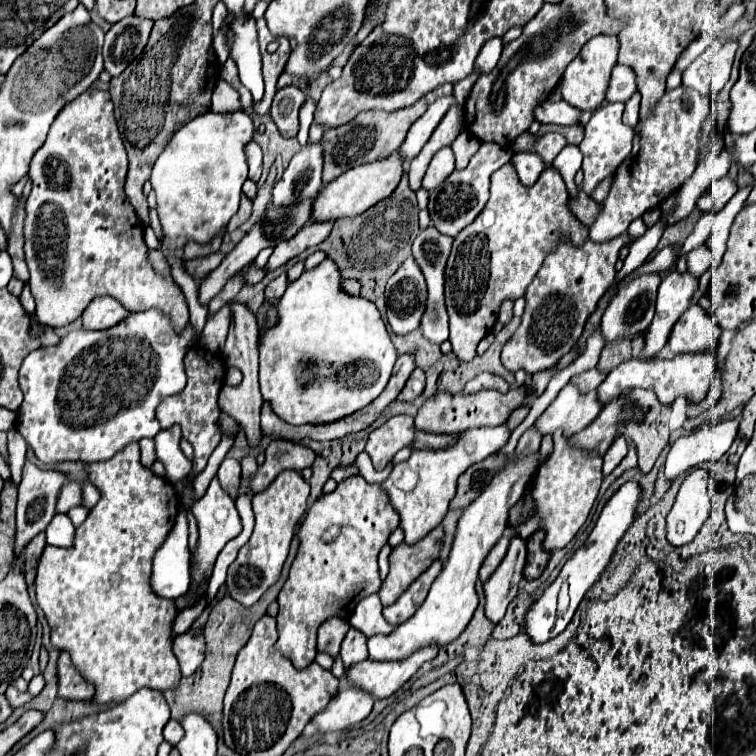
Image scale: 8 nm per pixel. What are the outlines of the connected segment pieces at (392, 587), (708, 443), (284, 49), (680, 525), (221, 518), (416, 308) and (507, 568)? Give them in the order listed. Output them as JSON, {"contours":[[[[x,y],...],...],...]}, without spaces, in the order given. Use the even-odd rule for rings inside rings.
{"contours":[[[[439,525],[415,545],[401,543],[391,551],[389,575],[379,591],[383,607],[399,599],[399,593],[403,593],[403,589],[407,589],[407,585],[411,585],[411,581],[415,581],[415,577],[419,577],[419,573],[423,573],[423,569],[427,569],[427,565],[431,565],[435,557],[439,557],[441,543],[443,543],[443,527]]],[[[735,417],[719,423],[705,423],[695,433],[677,439],[667,453],[665,479],[673,481],[677,475],[683,475],[693,465],[721,459],[735,441],[737,429],[739,419]]],[[[265,25],[263,35],[259,35],[259,48],[262,58],[262,74],[263,79],[265,79],[265,95],[263,95],[263,101],[259,105],[255,105],[255,111],[259,115],[265,115],[265,113],[269,113],[269,107],[271,107],[271,101],[273,101],[273,95],[275,95],[275,83],[277,83],[279,75],[283,73],[283,67],[285,67],[287,57],[291,53],[291,46],[289,39],[271,35],[267,25]],[[273,40],[278,41],[279,49],[275,53],[269,53],[267,45]]],[[[693,469],[667,515],[667,543],[673,547],[683,547],[695,539],[701,525],[705,523],[711,501],[707,495],[709,473],[705,469]]],[[[214,477],[213,481],[211,481],[211,485],[209,485],[207,493],[203,495],[203,499],[193,503],[191,511],[193,511],[195,519],[197,519],[199,541],[197,541],[197,547],[191,551],[193,571],[191,571],[191,589],[187,593],[189,607],[193,607],[197,603],[197,599],[205,593],[201,589],[201,585],[211,577],[211,571],[213,571],[213,565],[215,565],[215,559],[217,559],[219,551],[225,547],[227,541],[235,539],[241,533],[241,521],[239,521],[239,515],[237,515],[237,509],[235,509],[235,501],[221,489],[217,477]]],[[[409,257],[403,265],[389,277],[385,287],[387,301],[387,321],[395,335],[405,335],[419,329],[419,321],[425,309],[427,287],[421,269],[415,259]]],[[[513,537],[505,559],[495,569],[495,573],[489,577],[489,581],[485,581],[483,585],[485,613],[487,613],[487,619],[491,619],[493,623],[503,619],[507,605],[517,595],[519,581],[523,579],[525,555],[527,555],[525,541],[519,537]]]]}

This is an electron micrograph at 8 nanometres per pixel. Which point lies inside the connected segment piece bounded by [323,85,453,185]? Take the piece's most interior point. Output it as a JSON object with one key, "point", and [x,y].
{"point":[373,135]}

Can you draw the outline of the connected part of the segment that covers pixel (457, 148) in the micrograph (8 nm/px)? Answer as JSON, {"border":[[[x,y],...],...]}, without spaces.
{"border":[[[467,131],[457,135],[457,139],[451,143],[451,149],[453,149],[453,155],[455,155],[455,171],[465,169],[467,161],[477,153],[479,145],[481,143],[475,137],[471,137]]]}

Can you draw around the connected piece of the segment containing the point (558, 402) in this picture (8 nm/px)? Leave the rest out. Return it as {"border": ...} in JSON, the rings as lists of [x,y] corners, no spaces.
{"border":[[[565,385],[559,397],[545,409],[545,413],[535,421],[535,427],[545,435],[555,429],[563,429],[567,437],[585,429],[603,409],[597,391],[581,393],[575,385]]]}

